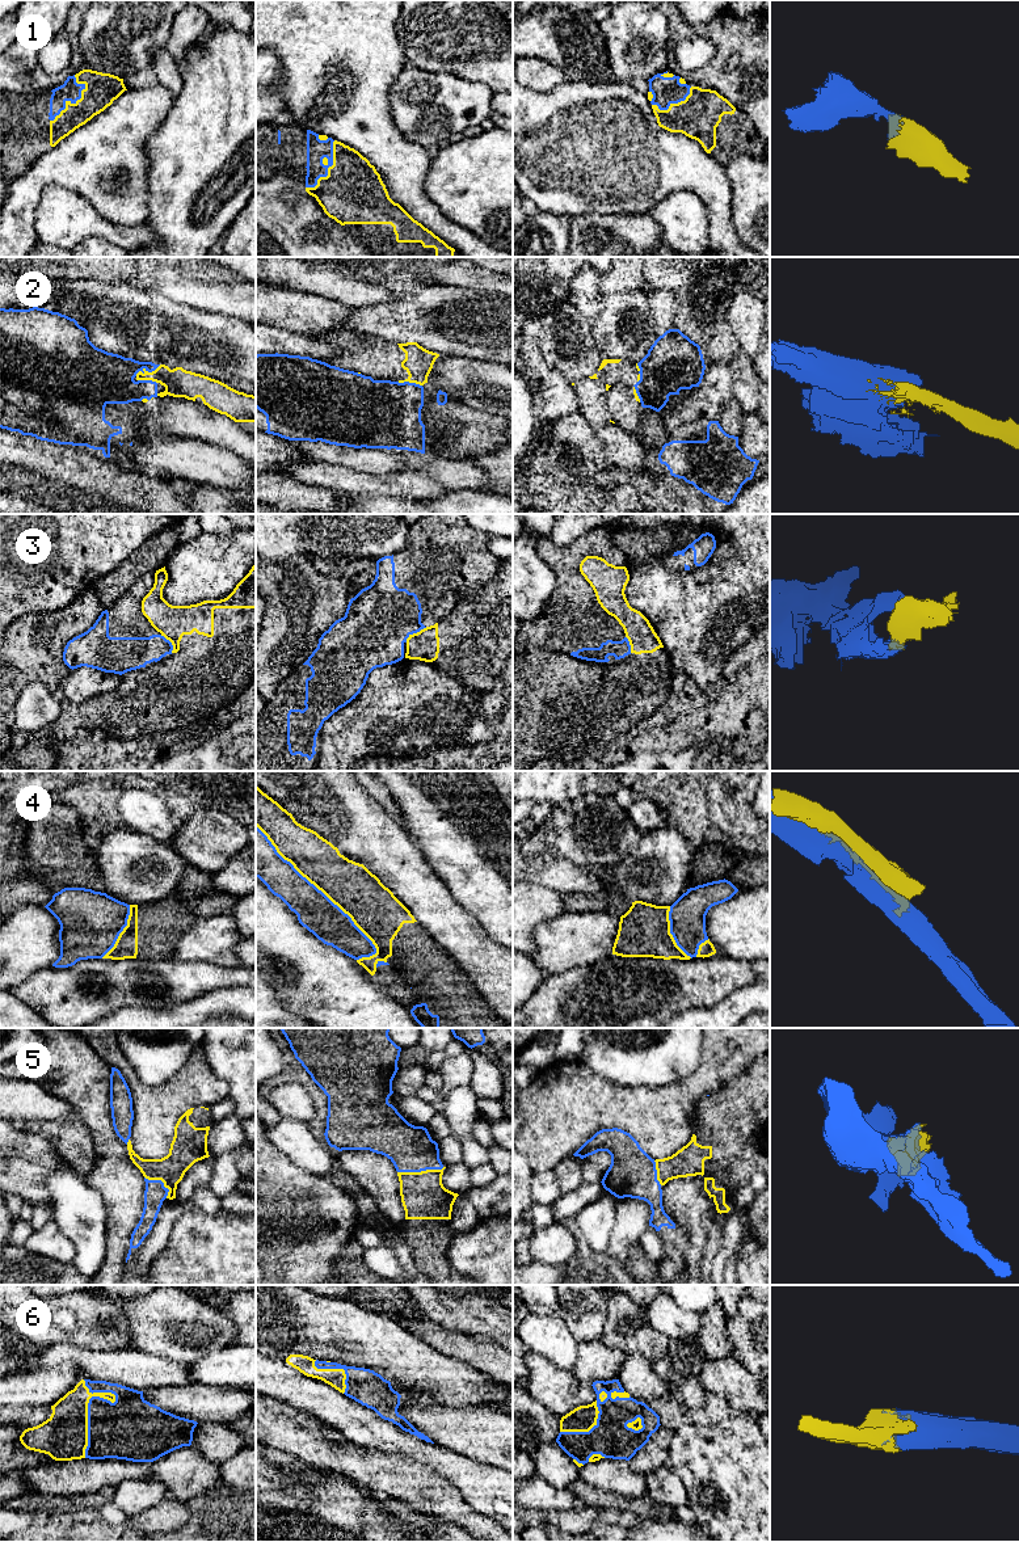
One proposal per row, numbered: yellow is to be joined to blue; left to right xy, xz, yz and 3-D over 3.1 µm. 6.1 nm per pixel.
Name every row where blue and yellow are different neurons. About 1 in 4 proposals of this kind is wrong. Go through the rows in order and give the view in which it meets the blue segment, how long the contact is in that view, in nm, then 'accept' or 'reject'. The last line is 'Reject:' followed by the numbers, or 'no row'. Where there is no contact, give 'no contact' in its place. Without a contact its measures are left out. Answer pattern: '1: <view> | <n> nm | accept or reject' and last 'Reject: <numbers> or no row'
1: xz | 340 nm | accept
2: xy | 170 nm | reject
3: xz | 160 nm | reject
4: xz | 1100 nm | reject
5: xz | 280 nm | accept
6: xy | 480 nm | accept
Reject: 2, 3, 4

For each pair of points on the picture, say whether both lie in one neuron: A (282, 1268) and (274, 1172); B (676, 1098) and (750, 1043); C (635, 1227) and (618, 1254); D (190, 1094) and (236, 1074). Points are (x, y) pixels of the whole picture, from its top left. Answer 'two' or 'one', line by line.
A: one
B: one
C: one
D: two

